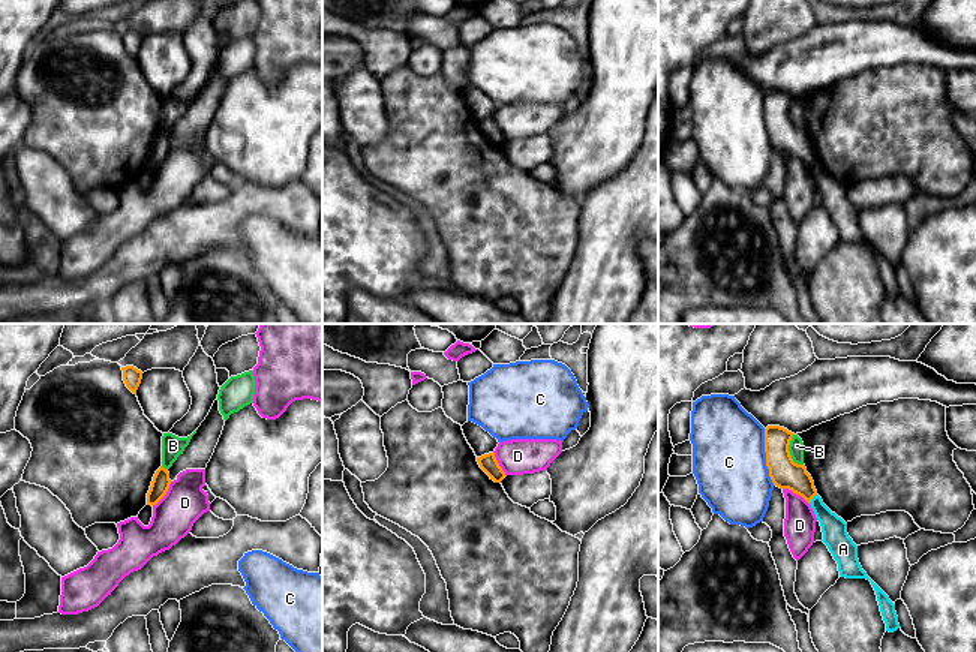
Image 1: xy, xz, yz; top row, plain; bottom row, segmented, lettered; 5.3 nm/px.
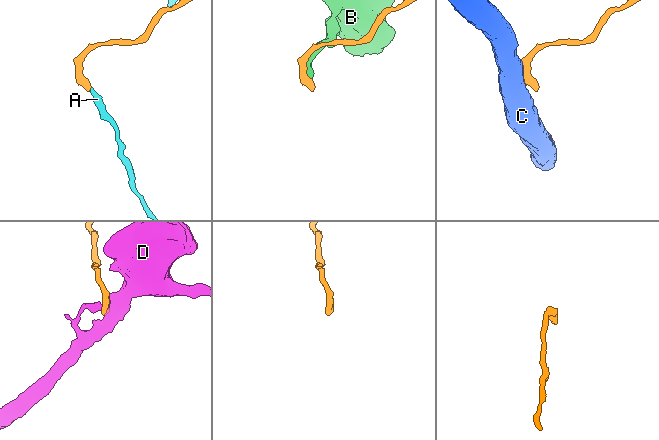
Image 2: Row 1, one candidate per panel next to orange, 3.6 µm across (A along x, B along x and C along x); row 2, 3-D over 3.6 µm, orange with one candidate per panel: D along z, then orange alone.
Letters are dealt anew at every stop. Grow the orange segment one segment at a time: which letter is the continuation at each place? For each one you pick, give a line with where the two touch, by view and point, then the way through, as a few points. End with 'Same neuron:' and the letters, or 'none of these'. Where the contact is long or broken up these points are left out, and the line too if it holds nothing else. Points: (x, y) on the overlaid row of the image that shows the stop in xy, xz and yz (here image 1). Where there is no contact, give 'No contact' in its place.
A: Touches orange at yz (813, 496). Path across: yz (786, 474), (792, 475), (813, 496), (834, 528)
Same neuron: A

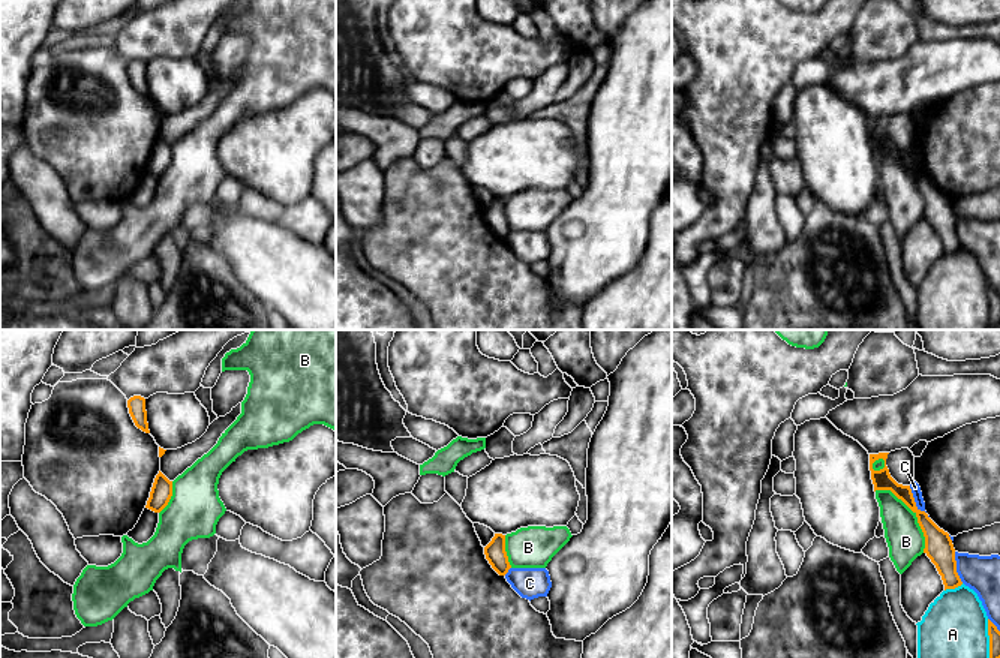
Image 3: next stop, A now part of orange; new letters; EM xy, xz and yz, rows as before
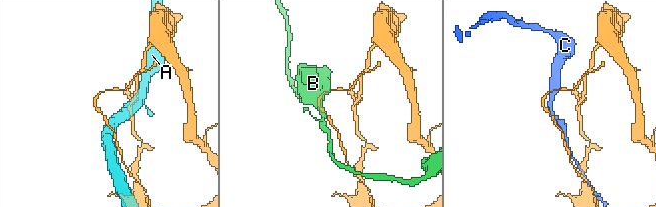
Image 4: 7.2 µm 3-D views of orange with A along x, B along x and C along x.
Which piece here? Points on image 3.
Same neuron: none of these

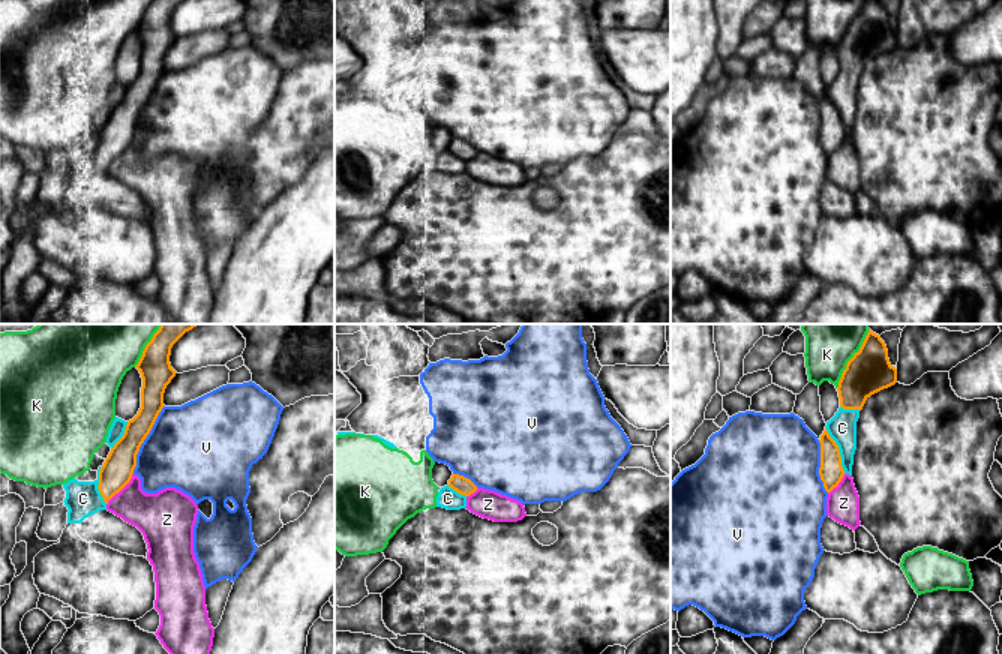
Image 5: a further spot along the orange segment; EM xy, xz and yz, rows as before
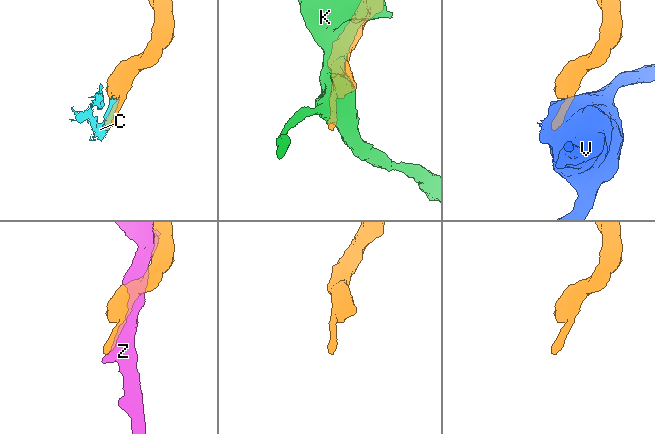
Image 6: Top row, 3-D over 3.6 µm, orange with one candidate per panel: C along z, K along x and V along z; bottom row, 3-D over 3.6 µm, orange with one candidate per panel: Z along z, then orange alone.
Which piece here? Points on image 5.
C: Touches orange at yz (839, 450)
Same neuron: C

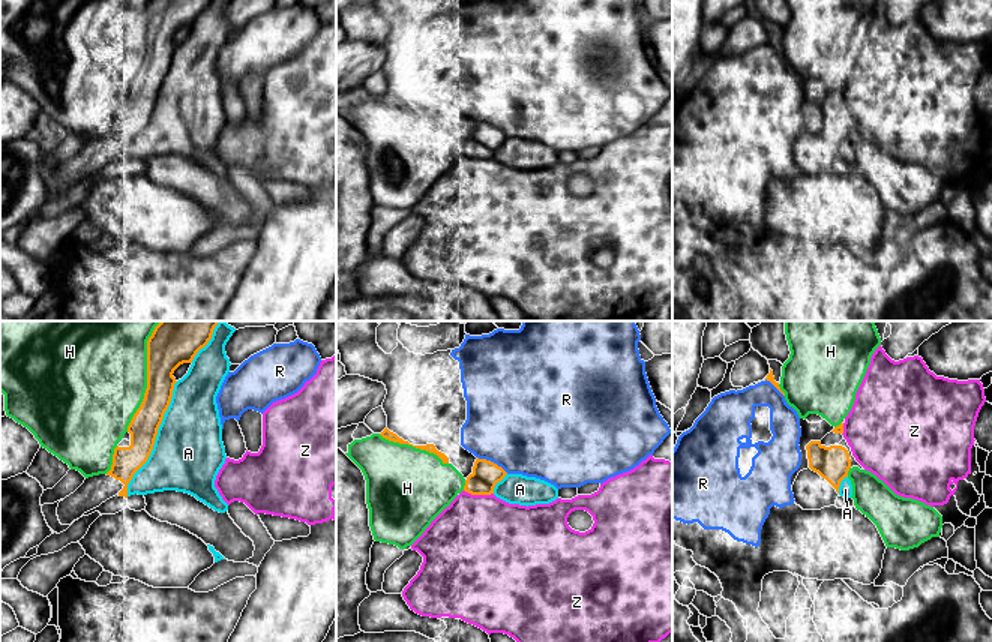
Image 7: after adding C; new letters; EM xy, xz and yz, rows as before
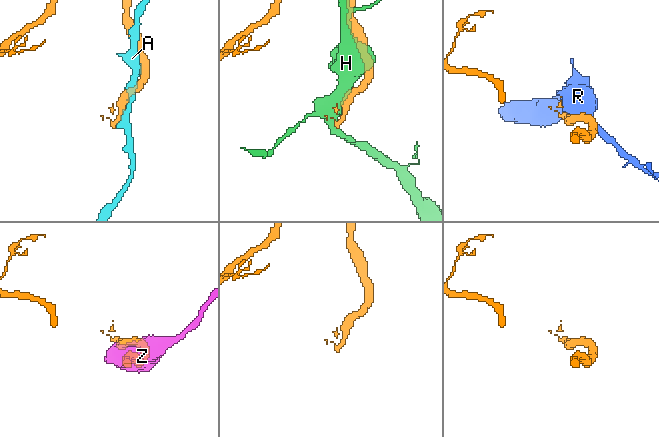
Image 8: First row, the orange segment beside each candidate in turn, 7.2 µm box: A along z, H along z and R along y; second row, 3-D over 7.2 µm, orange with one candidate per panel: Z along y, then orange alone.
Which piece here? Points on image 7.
Same neuron: none of these

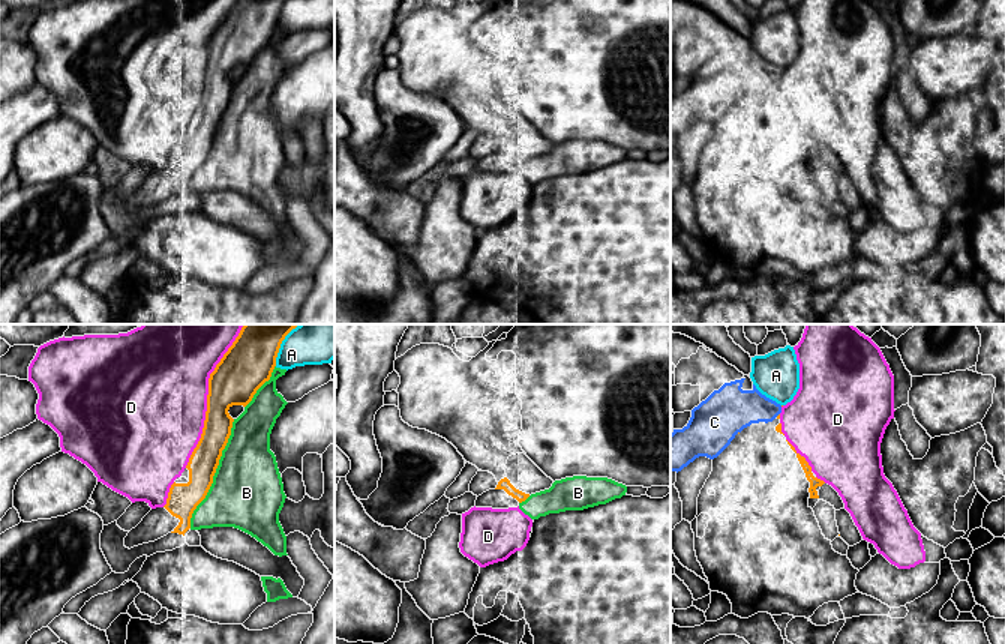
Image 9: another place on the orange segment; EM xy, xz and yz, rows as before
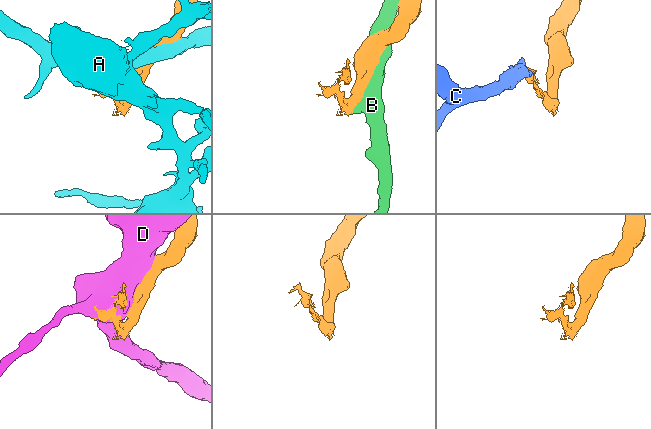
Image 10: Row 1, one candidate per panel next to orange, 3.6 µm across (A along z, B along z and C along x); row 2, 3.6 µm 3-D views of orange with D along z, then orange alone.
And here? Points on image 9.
Same neuron: none of these

